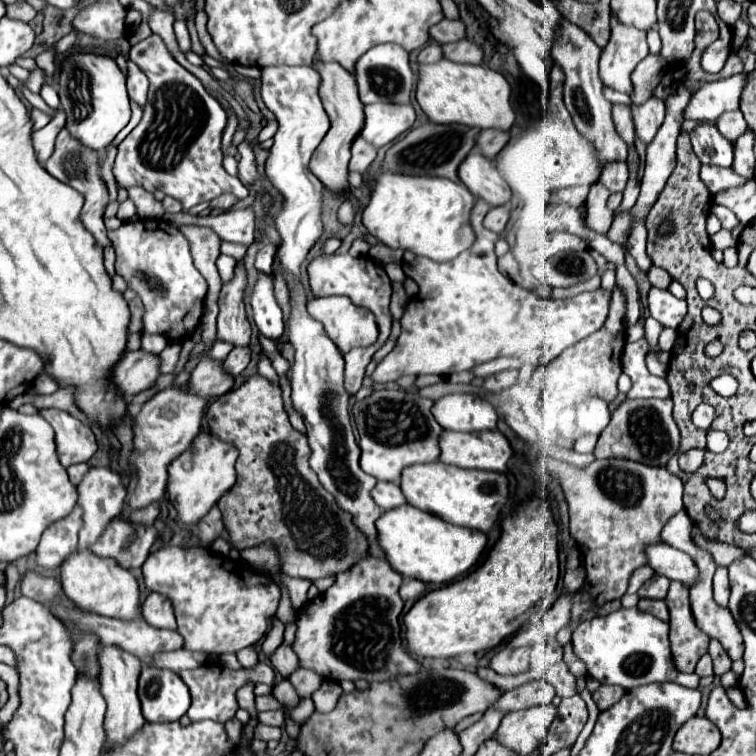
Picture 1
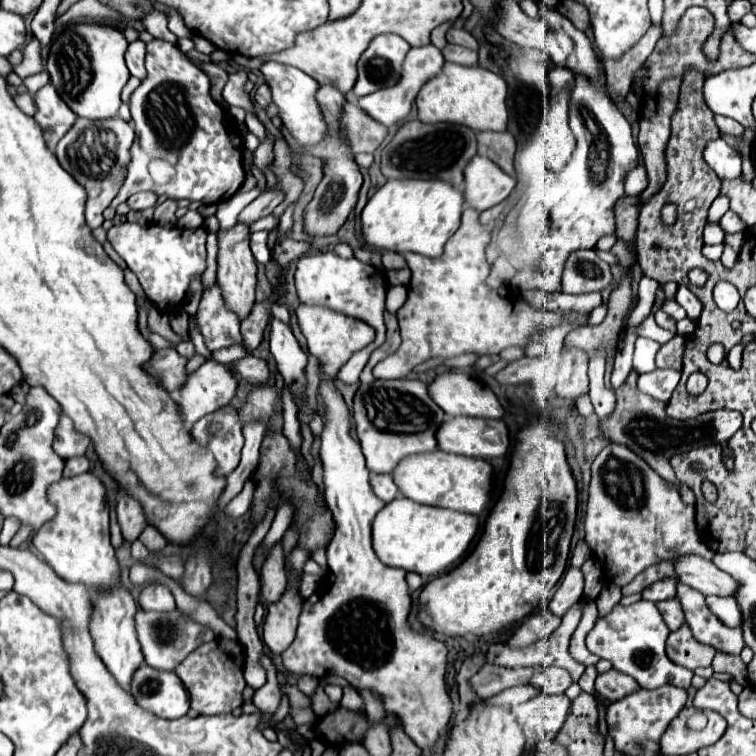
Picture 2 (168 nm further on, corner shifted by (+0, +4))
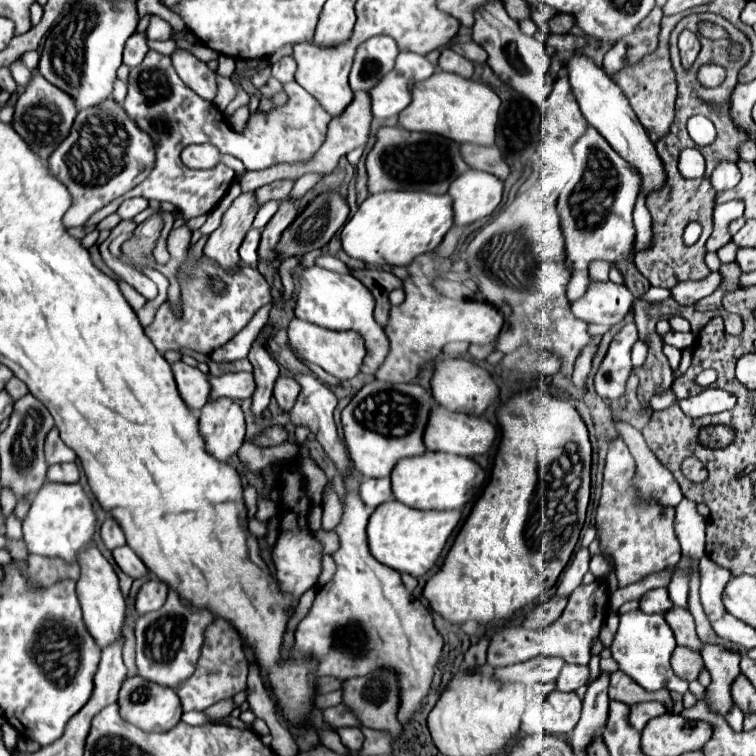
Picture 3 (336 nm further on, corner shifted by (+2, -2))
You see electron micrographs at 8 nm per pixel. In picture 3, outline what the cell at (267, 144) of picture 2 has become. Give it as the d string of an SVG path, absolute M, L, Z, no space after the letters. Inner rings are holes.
M218 76L218 94L214 98L214 104L224 110L238 94L238 88L236 84L230 80L230 78L224 78L224 76Z

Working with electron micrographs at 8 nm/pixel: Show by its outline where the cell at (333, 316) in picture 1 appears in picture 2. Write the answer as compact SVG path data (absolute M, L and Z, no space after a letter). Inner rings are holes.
M300 304L296 308L296 318L298 318L298 326L302 330L302 334L308 340L308 348L310 354L314 354L318 358L318 362L322 364L322 370L330 376L336 378L340 368L350 360L350 356L362 348L366 348L370 342L374 342L374 330L364 324L362 320L338 314L334 310L326 310L322 306L306 306Z

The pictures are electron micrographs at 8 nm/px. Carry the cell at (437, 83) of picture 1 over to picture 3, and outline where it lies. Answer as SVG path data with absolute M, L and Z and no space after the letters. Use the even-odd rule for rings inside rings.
M436 72L432 78L416 82L412 88L412 102L404 112L400 112L400 126L406 130L416 132L430 132L448 136L460 144L484 144L492 146L496 142L496 124L498 124L498 110L502 100L498 94L482 82L474 82L462 78L452 72Z

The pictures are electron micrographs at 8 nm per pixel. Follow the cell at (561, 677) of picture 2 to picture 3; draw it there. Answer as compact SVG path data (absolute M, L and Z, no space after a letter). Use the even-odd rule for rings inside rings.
M566 664L560 670L560 676L556 680L556 690L560 690L560 692L574 692L576 688L584 686L586 680L588 680L588 666Z

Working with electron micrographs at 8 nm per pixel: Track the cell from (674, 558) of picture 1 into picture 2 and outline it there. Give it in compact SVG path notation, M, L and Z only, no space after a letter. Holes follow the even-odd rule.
M682 556L676 562L676 574L682 584L688 584L702 594L714 596L736 596L738 582L714 566L714 562L698 556Z

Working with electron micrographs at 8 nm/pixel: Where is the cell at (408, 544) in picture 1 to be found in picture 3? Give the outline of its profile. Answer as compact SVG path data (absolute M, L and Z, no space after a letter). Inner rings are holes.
M390 500L380 504L380 508L374 510L368 522L368 544L372 556L382 562L384 566L390 566L398 572L408 572L416 578L424 576L432 570L432 566L438 562L442 550L446 548L448 540L454 536L462 520L460 510L414 510L406 504L400 504L398 500Z

